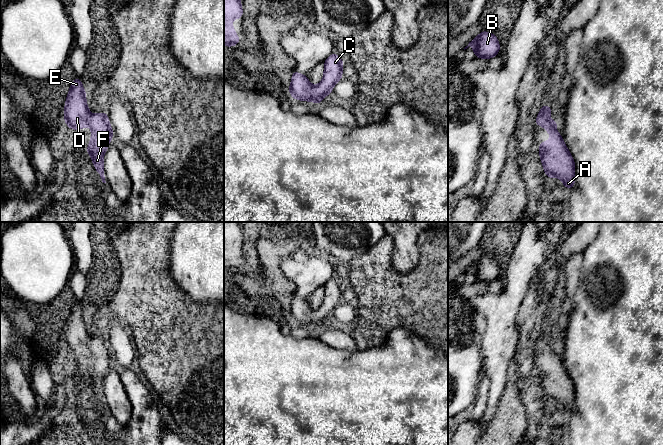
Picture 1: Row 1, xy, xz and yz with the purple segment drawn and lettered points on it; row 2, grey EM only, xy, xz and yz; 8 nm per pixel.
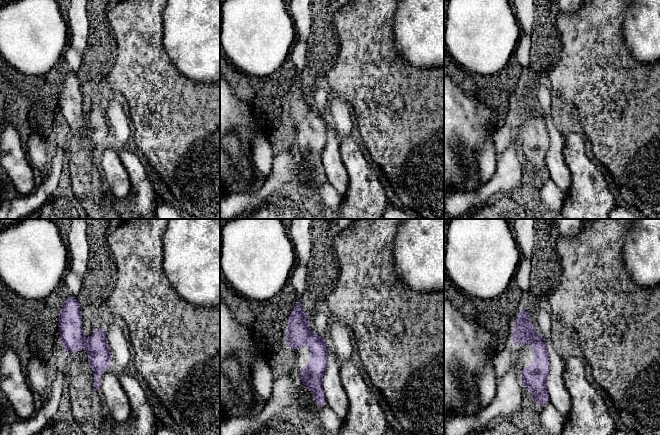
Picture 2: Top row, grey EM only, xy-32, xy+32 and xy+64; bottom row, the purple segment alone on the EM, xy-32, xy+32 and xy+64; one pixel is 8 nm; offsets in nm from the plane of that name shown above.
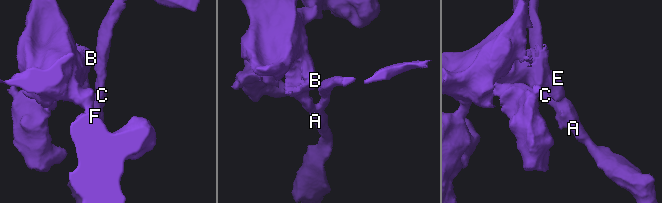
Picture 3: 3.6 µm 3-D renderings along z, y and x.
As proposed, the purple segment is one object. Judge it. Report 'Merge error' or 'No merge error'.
No merge error

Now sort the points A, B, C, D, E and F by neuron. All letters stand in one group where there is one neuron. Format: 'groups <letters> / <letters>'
groups A B C D E F

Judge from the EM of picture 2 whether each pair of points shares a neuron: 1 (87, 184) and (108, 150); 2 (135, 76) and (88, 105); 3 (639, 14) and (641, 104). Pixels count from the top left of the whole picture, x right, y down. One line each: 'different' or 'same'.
1: different
2: different
3: different

